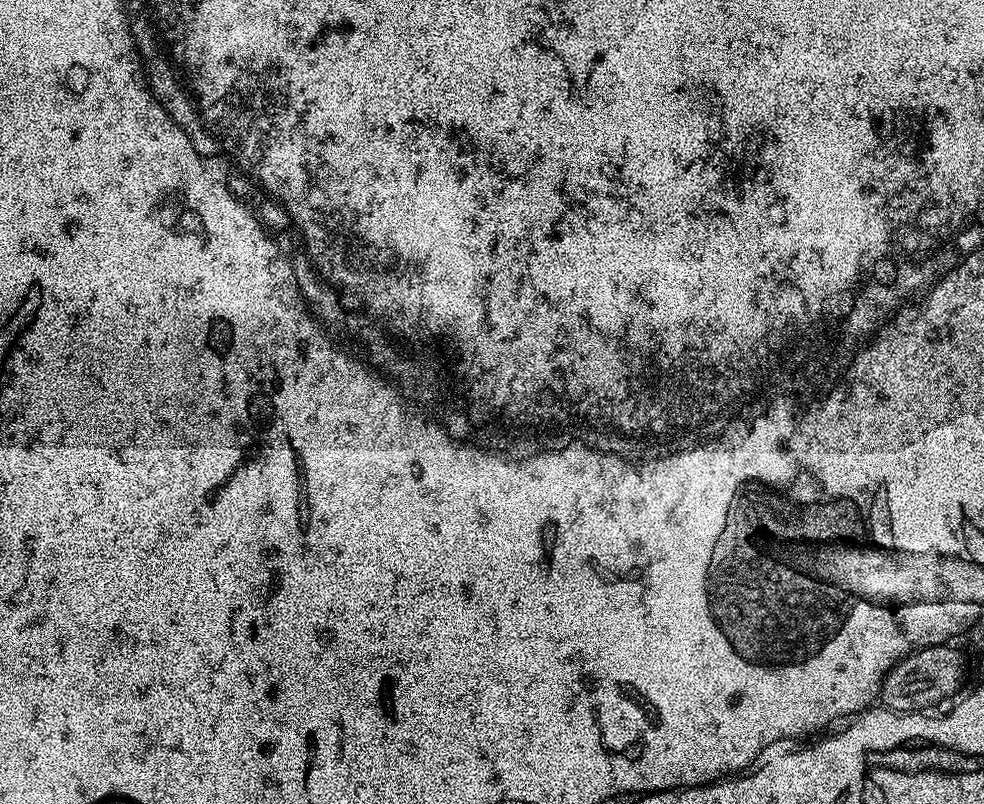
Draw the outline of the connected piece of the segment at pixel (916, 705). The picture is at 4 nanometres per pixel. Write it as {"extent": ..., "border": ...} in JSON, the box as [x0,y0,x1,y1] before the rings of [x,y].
{"extent":[879,644,964,714],"border":[[[931,644],[929,648],[917,648],[909,656],[904,656],[880,684],[879,703],[893,714],[916,714],[931,700],[948,696],[964,680],[964,656],[958,649],[948,644]]]}

